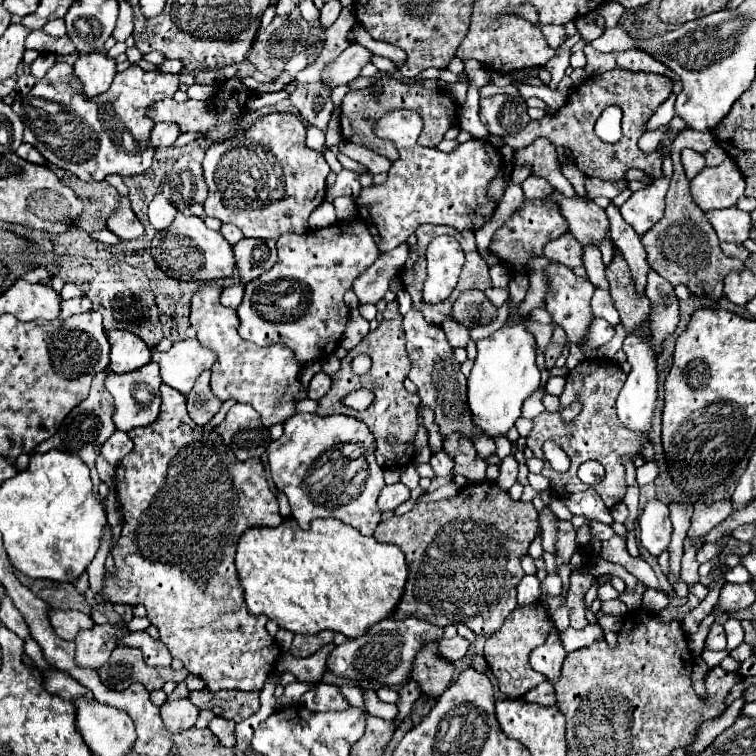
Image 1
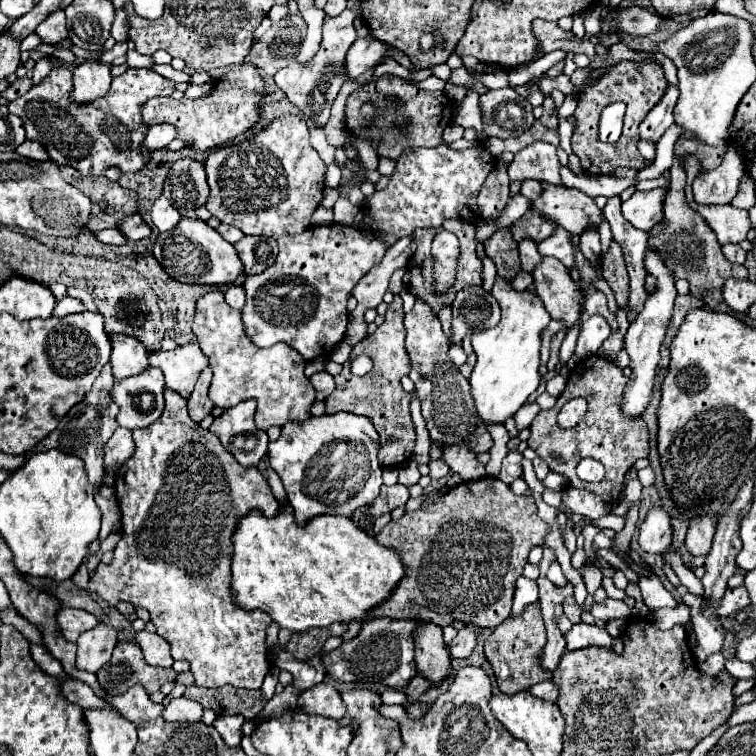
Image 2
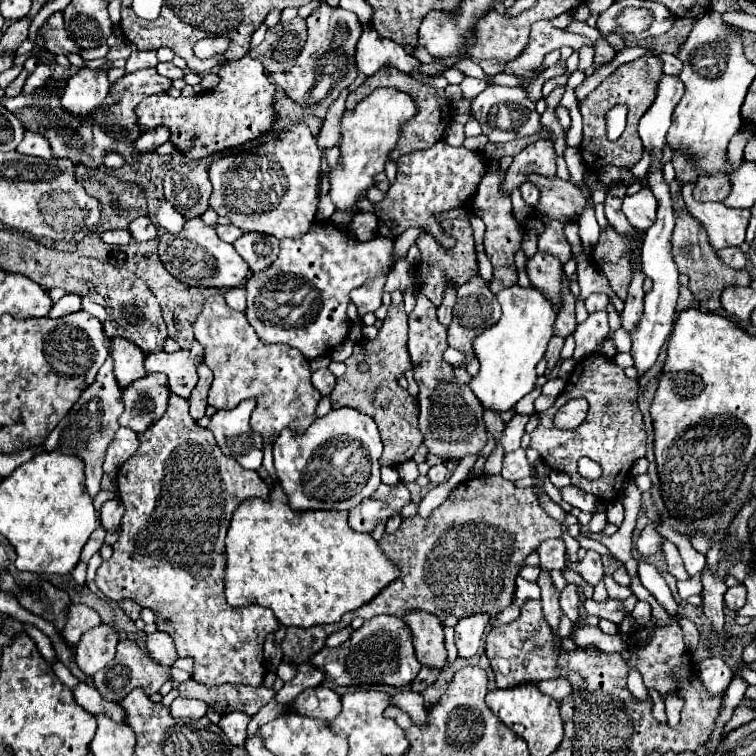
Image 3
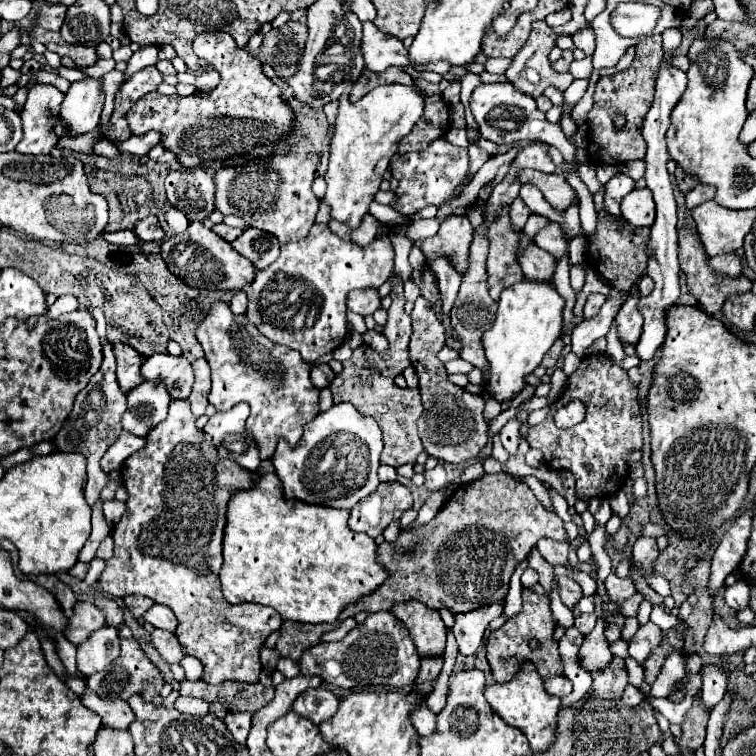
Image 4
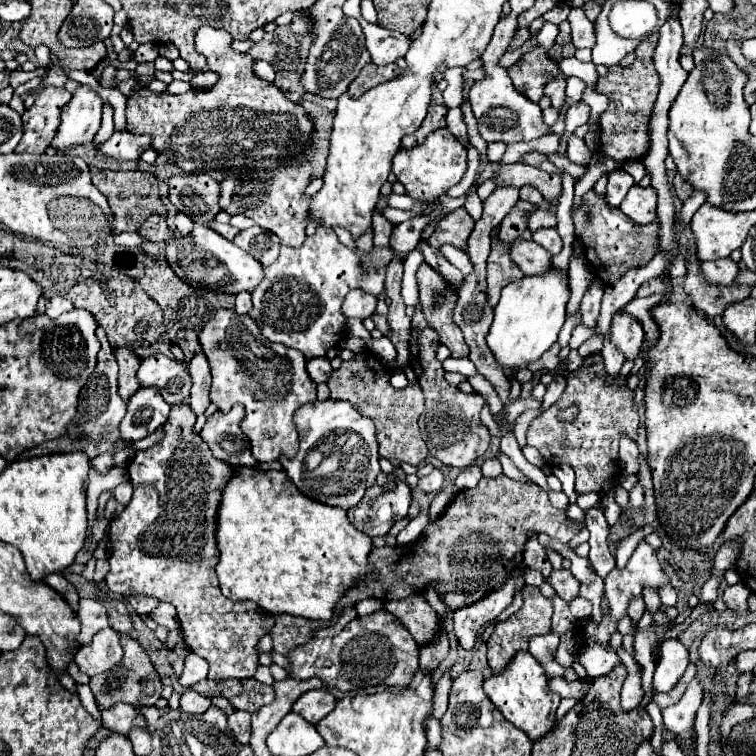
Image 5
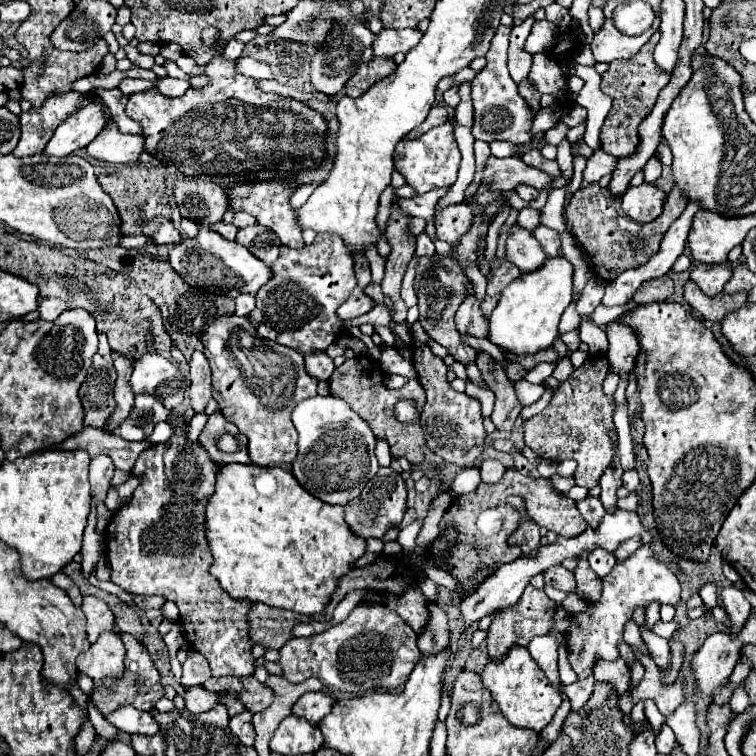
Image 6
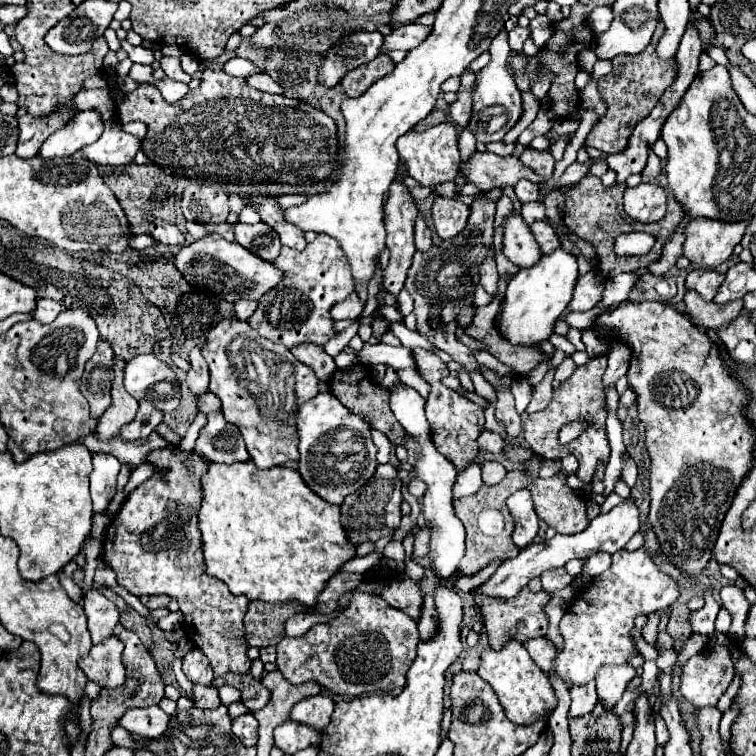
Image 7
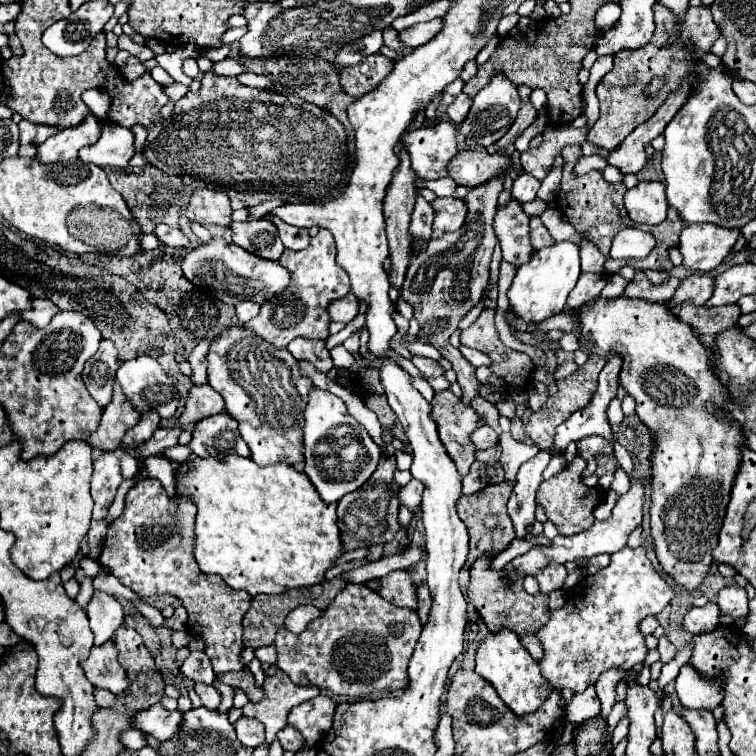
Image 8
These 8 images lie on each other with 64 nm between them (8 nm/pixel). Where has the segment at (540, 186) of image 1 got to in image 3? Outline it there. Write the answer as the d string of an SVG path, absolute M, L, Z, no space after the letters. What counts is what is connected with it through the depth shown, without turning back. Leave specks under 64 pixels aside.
M524 182L522 186L520 186L520 192L522 192L522 198L524 198L524 202L530 206L530 208L534 208L536 204L538 204L538 198L540 198L540 190L532 184L532 182Z

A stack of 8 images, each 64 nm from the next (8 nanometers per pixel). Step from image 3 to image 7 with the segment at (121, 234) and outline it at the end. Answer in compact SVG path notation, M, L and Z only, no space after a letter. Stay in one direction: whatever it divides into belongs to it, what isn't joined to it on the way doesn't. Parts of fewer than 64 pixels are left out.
M150 234L132 236L132 240L130 240L130 246L132 246L132 248L136 248L136 250L144 250L144 248L150 248L150 246L154 246L154 244L156 244L156 240L154 240Z

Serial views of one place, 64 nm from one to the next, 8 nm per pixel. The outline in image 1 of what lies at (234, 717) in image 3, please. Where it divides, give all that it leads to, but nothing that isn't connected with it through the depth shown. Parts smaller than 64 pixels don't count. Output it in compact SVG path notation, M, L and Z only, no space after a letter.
M214 718L208 728L214 732L214 736L218 736L220 744L226 746L226 748L234 748L234 726L236 722L230 722L226 718Z

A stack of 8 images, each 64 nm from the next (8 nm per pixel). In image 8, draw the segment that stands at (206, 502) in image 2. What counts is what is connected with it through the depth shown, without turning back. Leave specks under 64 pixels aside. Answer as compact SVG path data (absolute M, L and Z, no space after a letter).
M142 480L126 494L122 516L108 524L108 536L98 562L142 598L152 594L172 594L180 598L190 616L186 630L192 636L204 638L204 652L212 660L214 672L242 670L244 664L238 658L244 648L242 616L250 608L252 598L242 590L230 590L220 576L208 576L200 570L192 554L194 514L196 508L190 500L180 494L172 500L158 480Z

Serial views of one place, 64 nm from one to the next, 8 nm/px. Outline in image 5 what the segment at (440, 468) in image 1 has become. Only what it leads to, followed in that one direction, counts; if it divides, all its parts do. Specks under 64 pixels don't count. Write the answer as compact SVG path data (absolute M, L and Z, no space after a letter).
M434 470L432 474L428 474L428 476L424 476L424 478L418 480L418 488L422 492L438 492L440 486L442 486L442 480L444 480L442 472L440 470Z

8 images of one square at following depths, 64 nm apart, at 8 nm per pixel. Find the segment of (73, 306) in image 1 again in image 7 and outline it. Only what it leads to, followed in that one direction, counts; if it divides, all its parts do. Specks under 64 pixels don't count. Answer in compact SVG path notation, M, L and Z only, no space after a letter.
M40 298L36 304L36 310L32 312L32 318L42 322L42 324L50 324L54 322L54 318L62 312L62 306L50 298Z

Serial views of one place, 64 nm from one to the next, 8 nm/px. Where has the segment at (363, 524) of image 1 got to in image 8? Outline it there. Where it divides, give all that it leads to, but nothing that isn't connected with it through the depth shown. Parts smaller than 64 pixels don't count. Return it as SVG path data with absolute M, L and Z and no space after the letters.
M316 386L310 390L304 420L304 474L316 486L324 502L338 502L344 494L358 490L372 476L382 450L374 444L366 428L348 414L344 402L328 390Z

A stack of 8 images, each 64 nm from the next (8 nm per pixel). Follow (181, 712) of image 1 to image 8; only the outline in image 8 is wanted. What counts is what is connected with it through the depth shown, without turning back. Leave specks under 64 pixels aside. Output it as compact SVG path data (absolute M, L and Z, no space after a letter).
M196 684L194 690L196 690L196 694L200 696L204 708L208 708L208 710L216 710L216 708L218 708L218 704L220 704L220 700L222 700L222 694L220 694L214 686Z

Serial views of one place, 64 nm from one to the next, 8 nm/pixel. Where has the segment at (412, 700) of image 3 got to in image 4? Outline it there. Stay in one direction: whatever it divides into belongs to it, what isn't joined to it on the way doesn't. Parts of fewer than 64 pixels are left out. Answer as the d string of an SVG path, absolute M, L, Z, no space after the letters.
M424 704L416 708L410 718L420 736L430 736L436 730L436 714L432 714Z

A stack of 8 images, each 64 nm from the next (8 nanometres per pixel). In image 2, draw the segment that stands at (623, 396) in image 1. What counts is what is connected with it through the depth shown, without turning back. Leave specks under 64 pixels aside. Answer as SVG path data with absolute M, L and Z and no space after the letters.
M646 246L646 254L644 254L644 266L648 270L648 274L652 274L656 278L656 290L654 294L648 296L644 310L638 314L638 318L630 324L628 332L626 332L626 352L630 356L630 368L632 368L632 376L630 382L624 390L624 398L620 402L622 412L630 418L642 416L642 412L646 410L648 402L650 402L650 394L652 394L652 384L654 384L654 370L658 366L660 360L660 344L664 342L666 330L672 322L672 312L674 312L674 300L678 296L676 286L674 286L674 274L670 274L670 268L666 266L666 260L662 258L662 254L658 254L658 250L654 250L654 246Z

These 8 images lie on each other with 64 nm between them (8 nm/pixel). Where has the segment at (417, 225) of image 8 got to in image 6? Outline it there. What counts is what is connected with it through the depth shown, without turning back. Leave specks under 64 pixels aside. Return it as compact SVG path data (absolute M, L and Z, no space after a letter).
M426 232L418 234L416 238L416 256L434 256L436 250L434 250L434 242L430 240L430 236Z

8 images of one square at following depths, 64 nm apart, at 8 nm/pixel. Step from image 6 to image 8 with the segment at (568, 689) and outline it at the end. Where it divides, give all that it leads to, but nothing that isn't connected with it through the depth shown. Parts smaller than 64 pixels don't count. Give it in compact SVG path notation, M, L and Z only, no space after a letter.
M588 686L584 692L574 694L574 700L566 706L566 718L572 724L580 724L586 718L596 718L600 714L600 698L594 686Z

